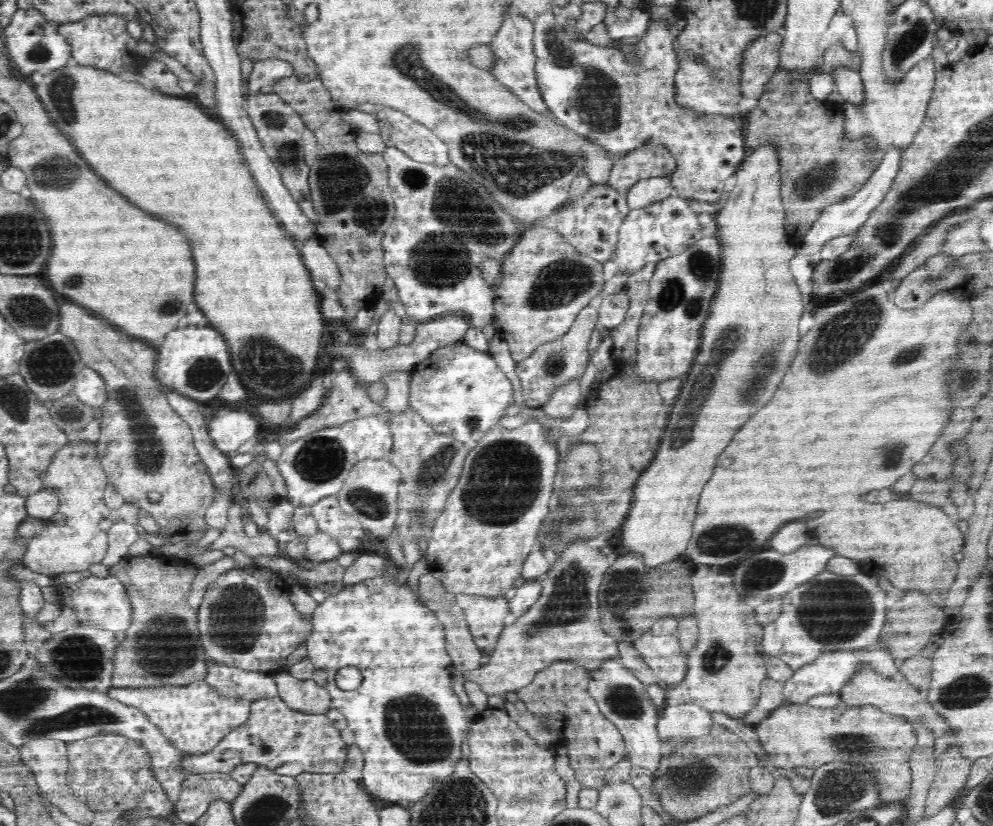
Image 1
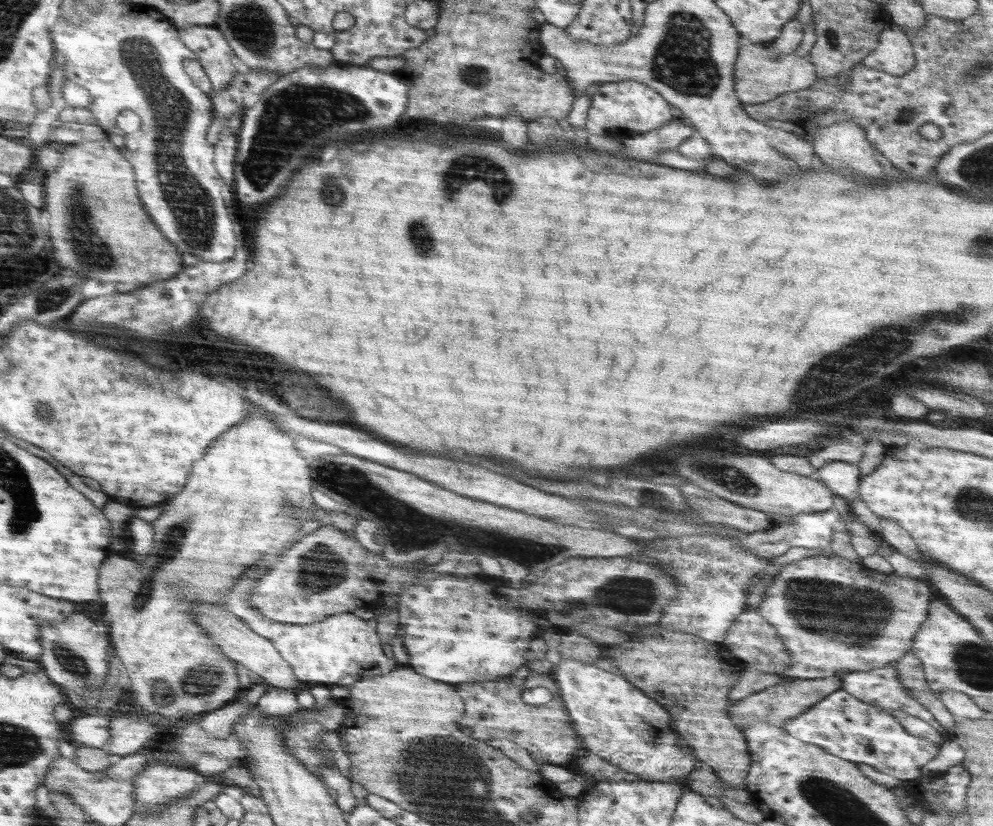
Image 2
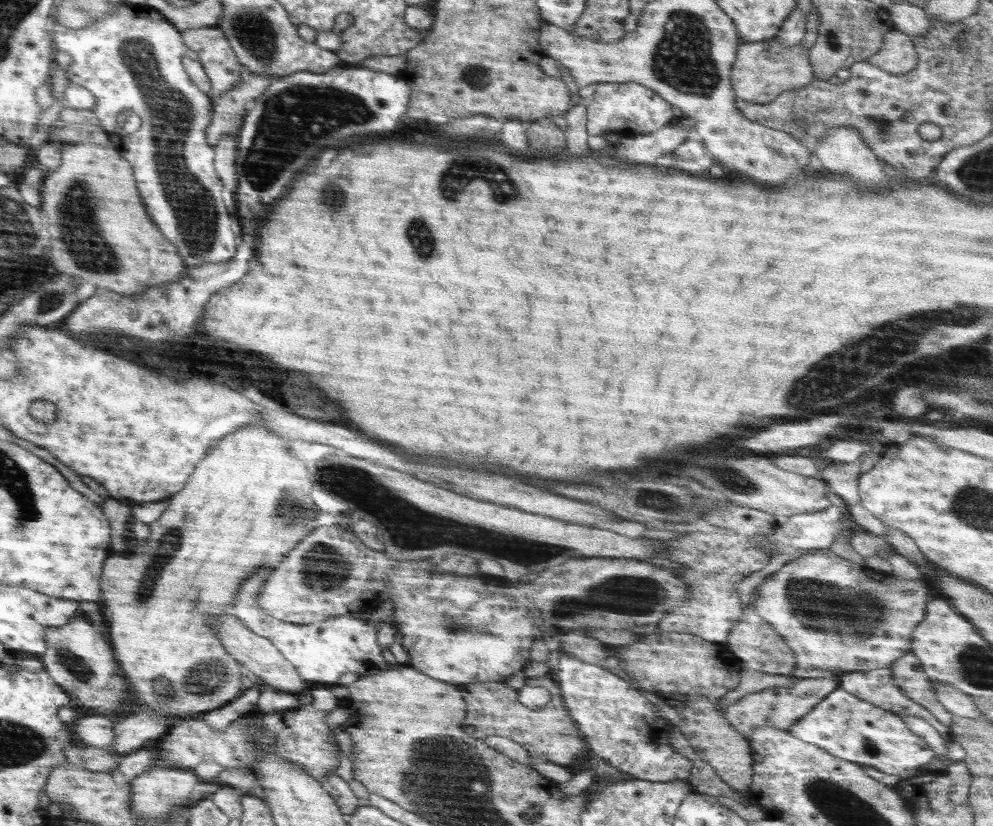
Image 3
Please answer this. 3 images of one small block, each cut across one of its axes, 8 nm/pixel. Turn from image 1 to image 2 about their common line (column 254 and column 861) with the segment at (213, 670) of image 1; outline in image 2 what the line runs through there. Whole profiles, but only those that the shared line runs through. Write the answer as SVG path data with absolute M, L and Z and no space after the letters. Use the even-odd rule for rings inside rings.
M886 666L886 668L878 668L870 672L850 672L842 680L844 680L842 689L858 697L858 700L881 708L904 711L932 726L940 726L934 715L930 714L919 700L910 696L910 692L902 688L894 672L894 666Z

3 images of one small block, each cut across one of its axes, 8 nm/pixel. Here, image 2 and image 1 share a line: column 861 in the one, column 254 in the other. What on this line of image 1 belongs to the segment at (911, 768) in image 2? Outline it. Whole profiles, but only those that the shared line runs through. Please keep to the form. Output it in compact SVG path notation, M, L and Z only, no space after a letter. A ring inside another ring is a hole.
M278 695L270 698L260 698L251 702L251 712L248 720L244 724L237 726L229 732L222 740L211 750L204 754L188 755L180 763L181 771L189 774L202 774L209 772L231 773L235 766L247 762L254 762L276 770L282 768L282 764L296 764L304 770L313 770L316 773L332 774L343 770L346 760L346 751L348 745L342 741L340 730L326 716L325 713L305 713L291 709Z

